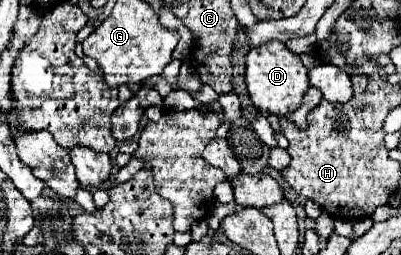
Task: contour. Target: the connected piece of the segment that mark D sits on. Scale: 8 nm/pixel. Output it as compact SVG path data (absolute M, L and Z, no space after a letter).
M266 42L246 54L246 88L252 104L264 114L286 116L298 108L298 102L310 88L308 70L302 66L300 56L290 52L282 42Z

